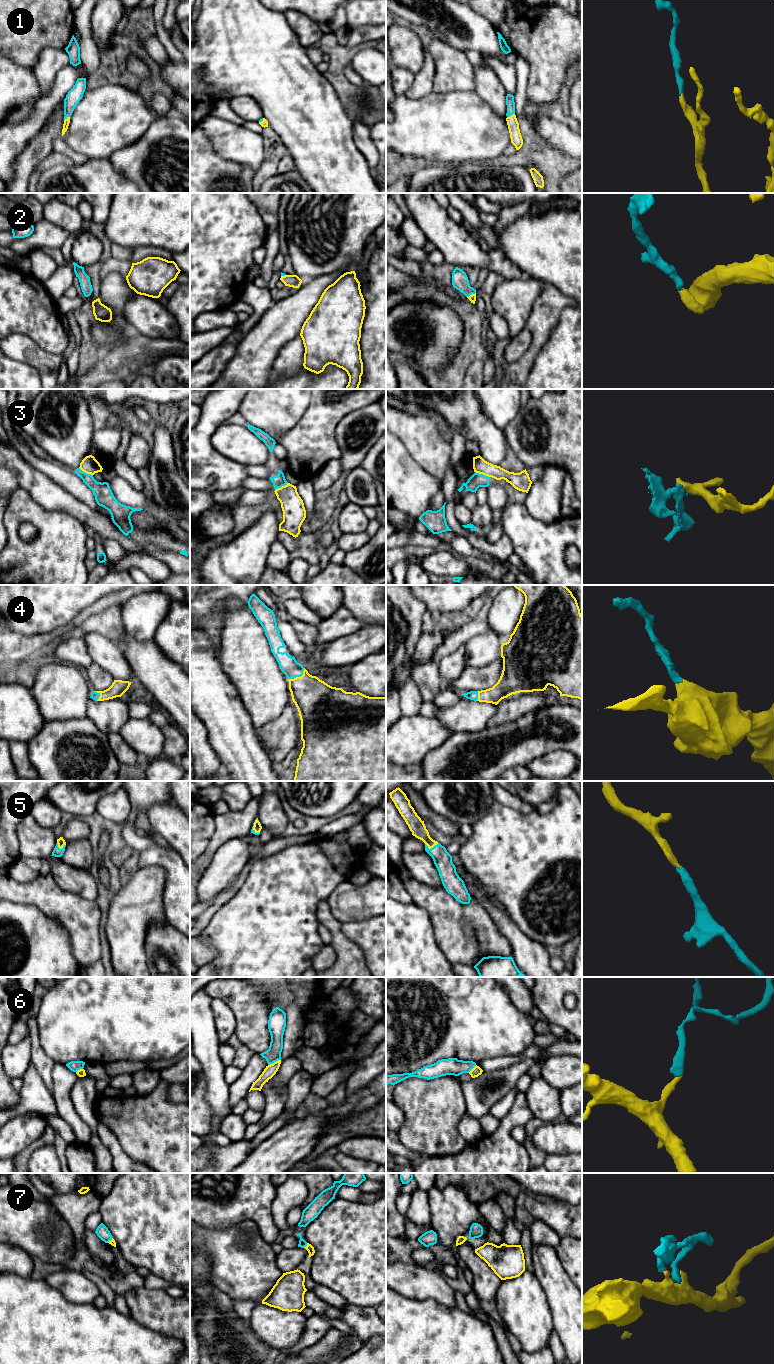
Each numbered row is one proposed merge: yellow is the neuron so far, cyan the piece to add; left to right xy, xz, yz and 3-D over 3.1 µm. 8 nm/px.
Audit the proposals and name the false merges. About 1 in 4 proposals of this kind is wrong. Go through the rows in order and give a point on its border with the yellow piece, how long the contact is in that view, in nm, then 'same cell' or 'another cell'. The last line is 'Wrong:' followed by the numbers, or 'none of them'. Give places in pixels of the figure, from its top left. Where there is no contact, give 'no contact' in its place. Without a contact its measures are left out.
1: meets yellow in yz at (511, 115); contact 70 nm long; same cell
2: meets yellow in yz at (472, 294); contact 80 nm long; same cell
3: meets yellow in yz at (482, 473); contact 130 nm long; same cell
4: meets yellow in xz at (298, 677); contact 160 nm long; same cell
5: meets yellow in yz at (431, 847); contact 110 nm long; same cell
6: meets yellow in xz at (274, 1062); contact 120 nm long; another cell
7: meets yellow in xz at (306, 1246); contact 50 nm long; same cell
Wrong: 6

